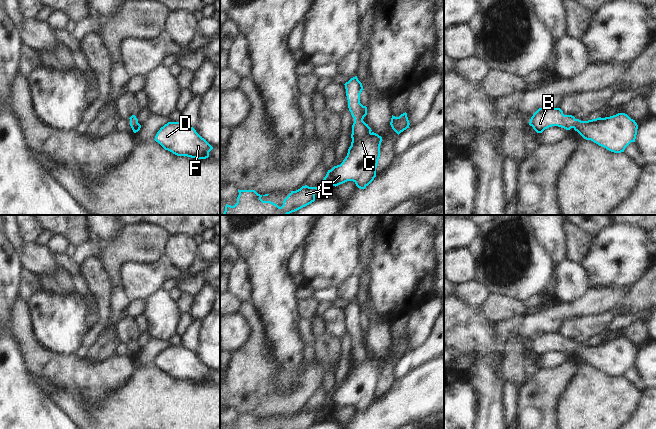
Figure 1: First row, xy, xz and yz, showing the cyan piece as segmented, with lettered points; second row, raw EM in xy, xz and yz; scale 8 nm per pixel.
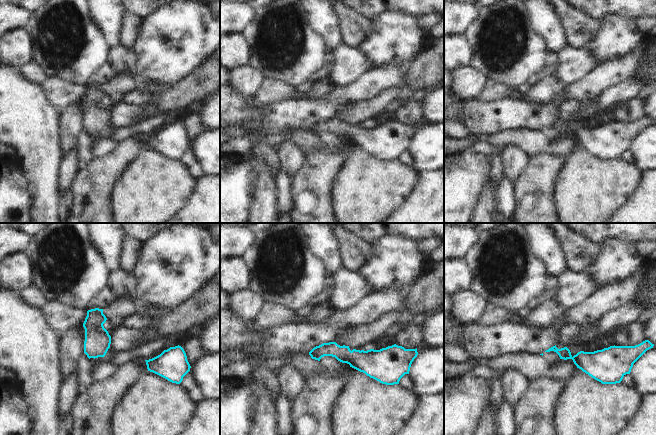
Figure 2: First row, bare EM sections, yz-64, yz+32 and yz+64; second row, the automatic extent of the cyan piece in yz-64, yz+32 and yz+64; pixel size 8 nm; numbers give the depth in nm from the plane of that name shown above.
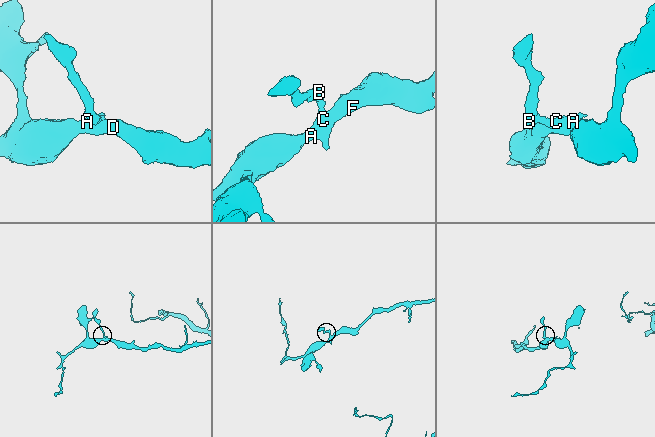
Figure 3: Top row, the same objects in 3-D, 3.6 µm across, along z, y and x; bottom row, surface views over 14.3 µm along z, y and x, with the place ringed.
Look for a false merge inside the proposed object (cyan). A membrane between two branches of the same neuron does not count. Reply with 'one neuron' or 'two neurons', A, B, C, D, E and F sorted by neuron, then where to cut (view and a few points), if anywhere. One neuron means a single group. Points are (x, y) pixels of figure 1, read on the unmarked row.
one neuron; groups A B C D E F; cut none

